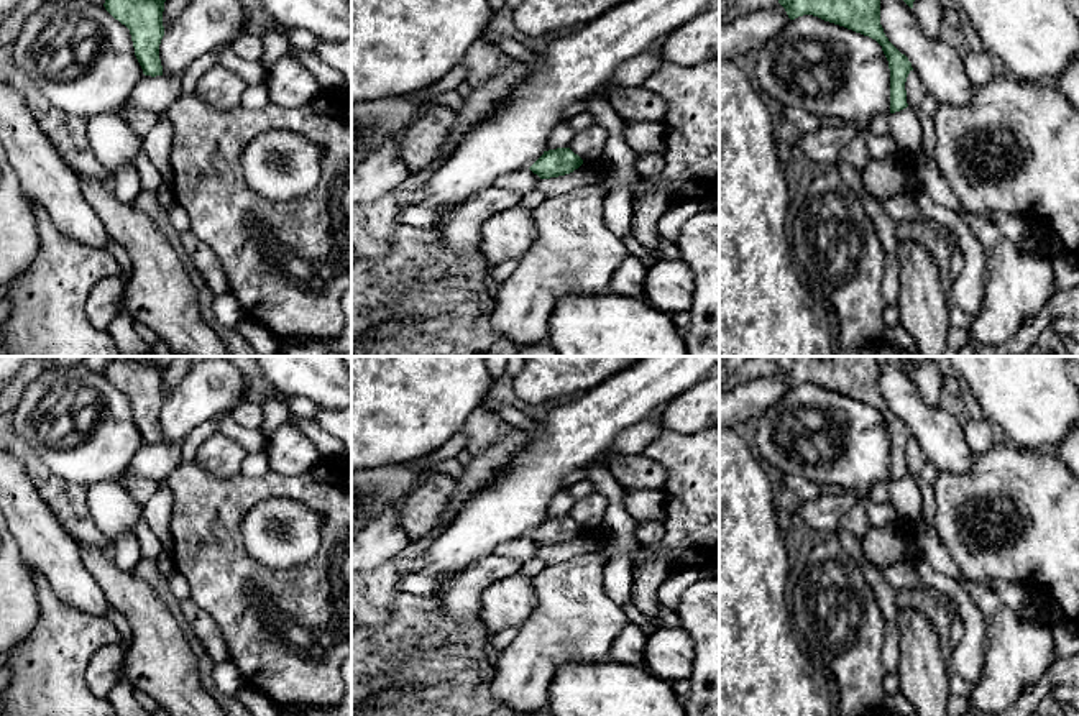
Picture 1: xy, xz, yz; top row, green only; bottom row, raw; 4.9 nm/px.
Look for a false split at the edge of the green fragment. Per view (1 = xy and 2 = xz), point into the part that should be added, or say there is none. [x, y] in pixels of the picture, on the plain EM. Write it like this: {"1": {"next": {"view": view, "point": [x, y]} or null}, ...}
{"1": {"next": null}, "2": {"next": null}}

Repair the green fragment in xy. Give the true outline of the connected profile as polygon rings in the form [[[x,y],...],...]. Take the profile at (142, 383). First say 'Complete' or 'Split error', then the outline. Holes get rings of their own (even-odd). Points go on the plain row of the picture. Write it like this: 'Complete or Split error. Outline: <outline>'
Complete. Outline: [[[115,356],[105,368],[105,378],[130,397],[135,424],[145,443],[163,443],[159,412],[164,404],[164,369],[140,360]]]

